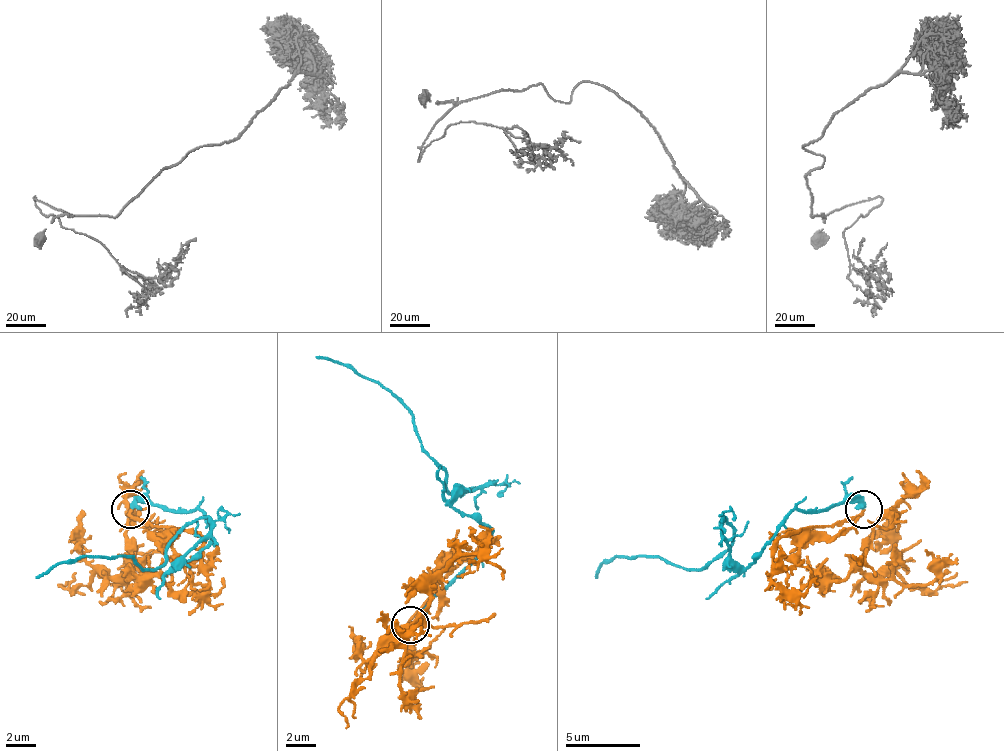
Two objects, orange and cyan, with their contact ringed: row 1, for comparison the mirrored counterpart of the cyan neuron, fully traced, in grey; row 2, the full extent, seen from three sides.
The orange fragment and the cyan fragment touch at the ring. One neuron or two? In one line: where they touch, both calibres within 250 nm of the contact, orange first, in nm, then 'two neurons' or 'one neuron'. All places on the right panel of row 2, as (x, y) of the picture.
place (863, 509); calibres 200 and 320 nm; one neuron

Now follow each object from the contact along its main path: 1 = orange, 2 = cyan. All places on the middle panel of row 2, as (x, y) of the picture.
1: (409, 625), (435, 577), (465, 547), (431, 581), (428, 607), (376, 659), (350, 696), (353, 715), (346, 729)
2: (409, 625), (484, 551), (491, 532), (454, 503), (491, 484), (446, 488), (413, 417), (316, 357)

